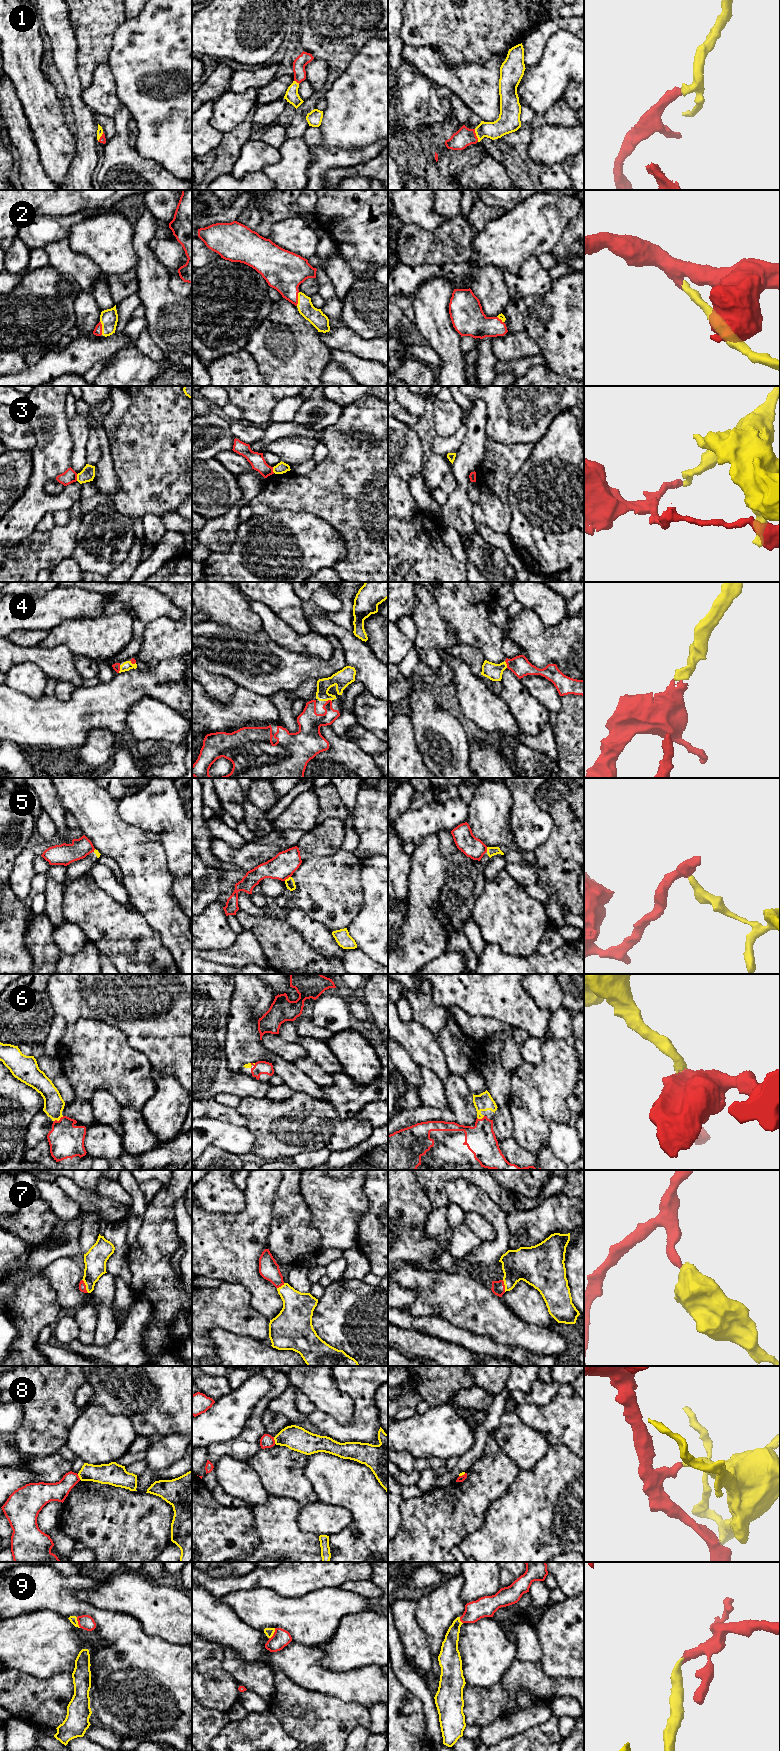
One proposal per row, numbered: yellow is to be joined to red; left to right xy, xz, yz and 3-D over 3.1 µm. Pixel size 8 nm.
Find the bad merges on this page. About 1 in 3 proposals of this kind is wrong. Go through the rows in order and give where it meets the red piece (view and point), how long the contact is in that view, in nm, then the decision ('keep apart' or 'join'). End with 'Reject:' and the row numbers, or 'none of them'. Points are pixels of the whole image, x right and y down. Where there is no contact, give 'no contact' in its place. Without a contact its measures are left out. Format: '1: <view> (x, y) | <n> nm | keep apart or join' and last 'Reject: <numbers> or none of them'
1: yz (475, 135) | 110 nm | join
2: xz (297, 299) | 110 nm | join
3: xy (76, 477) | 60 nm | keep apart
4: yz (506, 663) | 60 nm | join
5: xz (287, 878) | 70 nm | keep apart
6: xy (59, 1120) | 90 nm | join
7: xy (85, 1286) | 120 nm | join
8: xz (274, 1440) | 60 nm | keep apart
9: xz (274, 1633) | 100 nm | join
Reject: 3, 5, 8

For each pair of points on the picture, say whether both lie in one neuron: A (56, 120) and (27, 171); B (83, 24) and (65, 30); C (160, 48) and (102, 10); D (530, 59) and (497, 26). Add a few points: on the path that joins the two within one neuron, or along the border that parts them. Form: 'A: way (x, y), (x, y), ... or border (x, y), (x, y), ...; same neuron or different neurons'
A: border (30, 129), (39, 153), (40, 164), (46, 173); different neurons
B: border (68, 10), (77, 51); different neurons
C: border (126, 18), (115, 32), (111, 44); different neurons
D: border (536, 24), (524, 35), (521, 42); different neurons

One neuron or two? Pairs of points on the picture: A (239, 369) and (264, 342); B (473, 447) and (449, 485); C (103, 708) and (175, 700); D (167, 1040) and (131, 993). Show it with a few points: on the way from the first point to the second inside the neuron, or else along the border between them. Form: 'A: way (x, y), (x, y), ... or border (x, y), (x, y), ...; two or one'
A: border (245, 348), (254, 359), (262, 375); two
B: border (452, 471), (456, 486), (449, 494); two
C: way (121, 693), (134, 684), (151, 684), (157, 688); one
D: way (156, 1028), (146, 1018), (146, 1008), (143, 1005); one

